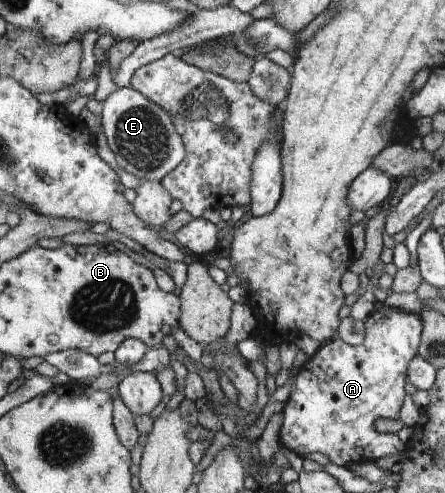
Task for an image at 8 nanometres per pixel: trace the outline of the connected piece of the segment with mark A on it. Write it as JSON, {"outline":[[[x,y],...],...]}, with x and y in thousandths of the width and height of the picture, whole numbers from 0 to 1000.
{"outline":[[[858,619],[852,627],[843,627],[820,647],[820,682],[816,684],[816,696],[784,698],[769,690],[769,686],[755,682],[751,688],[739,690],[728,702],[721,702],[715,712],[701,720],[701,726],[685,732],[685,738],[676,744],[674,753],[661,765],[661,777],[654,781],[654,793],[647,809],[636,822],[636,858],[629,870],[629,903],[638,909],[661,915],[665,923],[685,929],[697,919],[728,919],[744,939],[762,945],[782,945],[782,939],[843,939],[849,931],[867,927],[867,923],[890,923],[890,919],[903,919],[910,911],[910,899],[906,899],[890,878],[854,878],[845,872],[840,858],[845,850],[897,850],[899,826],[908,817],[908,779],[912,775],[915,748],[921,732],[939,718],[939,706],[946,694],[948,671],[948,647],[944,637],[912,635],[912,631],[899,631],[899,627],[885,627]]]}

